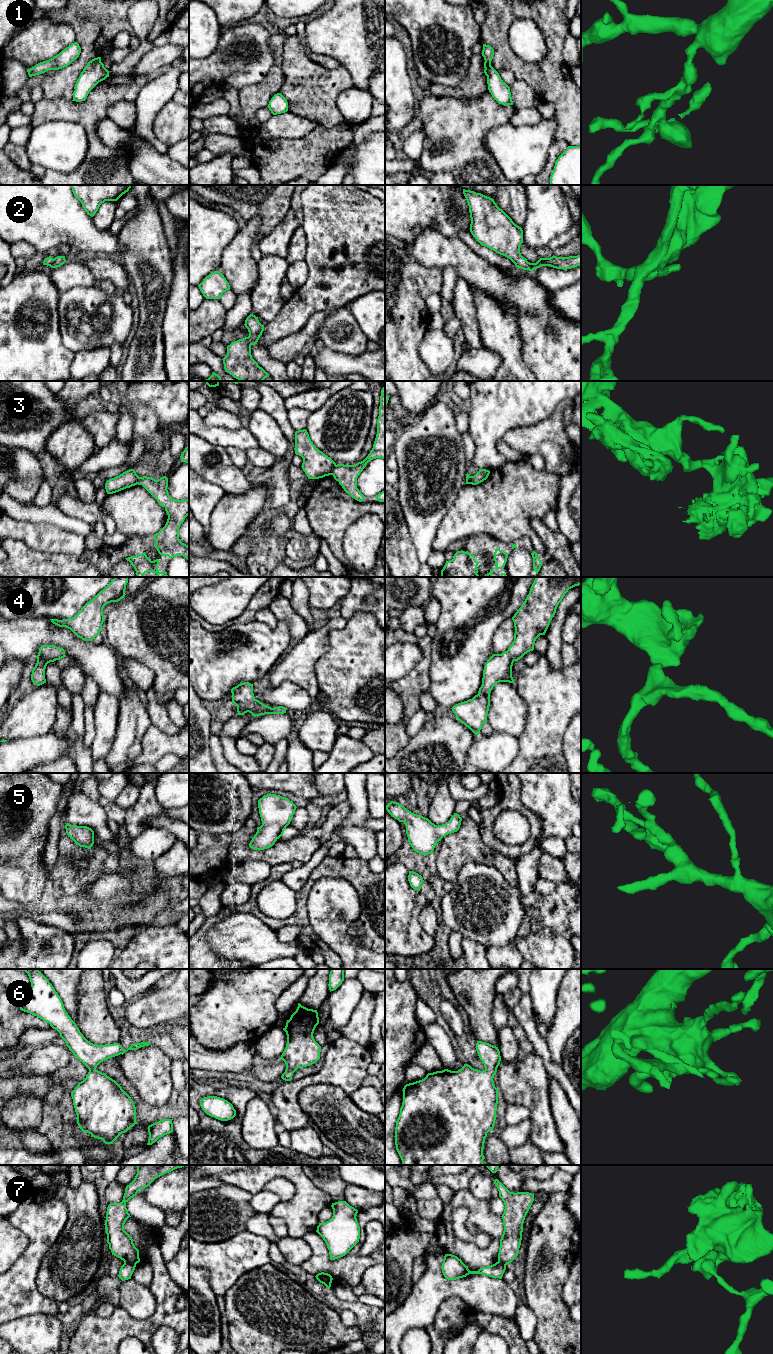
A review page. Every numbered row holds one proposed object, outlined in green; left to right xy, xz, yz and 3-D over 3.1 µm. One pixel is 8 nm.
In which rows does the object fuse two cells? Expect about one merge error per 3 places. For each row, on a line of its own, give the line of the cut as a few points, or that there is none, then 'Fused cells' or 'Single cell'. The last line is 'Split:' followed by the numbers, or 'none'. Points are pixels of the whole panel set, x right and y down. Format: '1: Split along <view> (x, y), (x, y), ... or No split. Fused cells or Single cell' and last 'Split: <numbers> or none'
1: No split. Single cell
2: Split along xy (54, 259), (50, 266). Fused cells
3: Split along xz (336, 465), (331, 474). Fused cells
4: No split. Single cell
5: No split. Single cell
6: No split. Single cell
7: Split along xy (124, 1261), (135, 1264). Fused cells
Split: 2, 3, 7

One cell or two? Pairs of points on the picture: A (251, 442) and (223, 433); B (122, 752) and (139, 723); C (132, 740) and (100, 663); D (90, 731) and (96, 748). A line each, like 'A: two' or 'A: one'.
A: one
B: one
C: two
D: two

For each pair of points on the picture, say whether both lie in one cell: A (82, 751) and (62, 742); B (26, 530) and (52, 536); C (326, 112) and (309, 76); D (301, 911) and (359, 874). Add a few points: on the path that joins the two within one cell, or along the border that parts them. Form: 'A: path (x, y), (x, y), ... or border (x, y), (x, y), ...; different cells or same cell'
A: border (71, 730), (74, 735), (73, 751); different cells
B: path (32, 535), (46, 536); same cell
C: path (318, 103), (309, 85); same cell
D: path (303, 891), (321, 870), (339, 870); same cell

